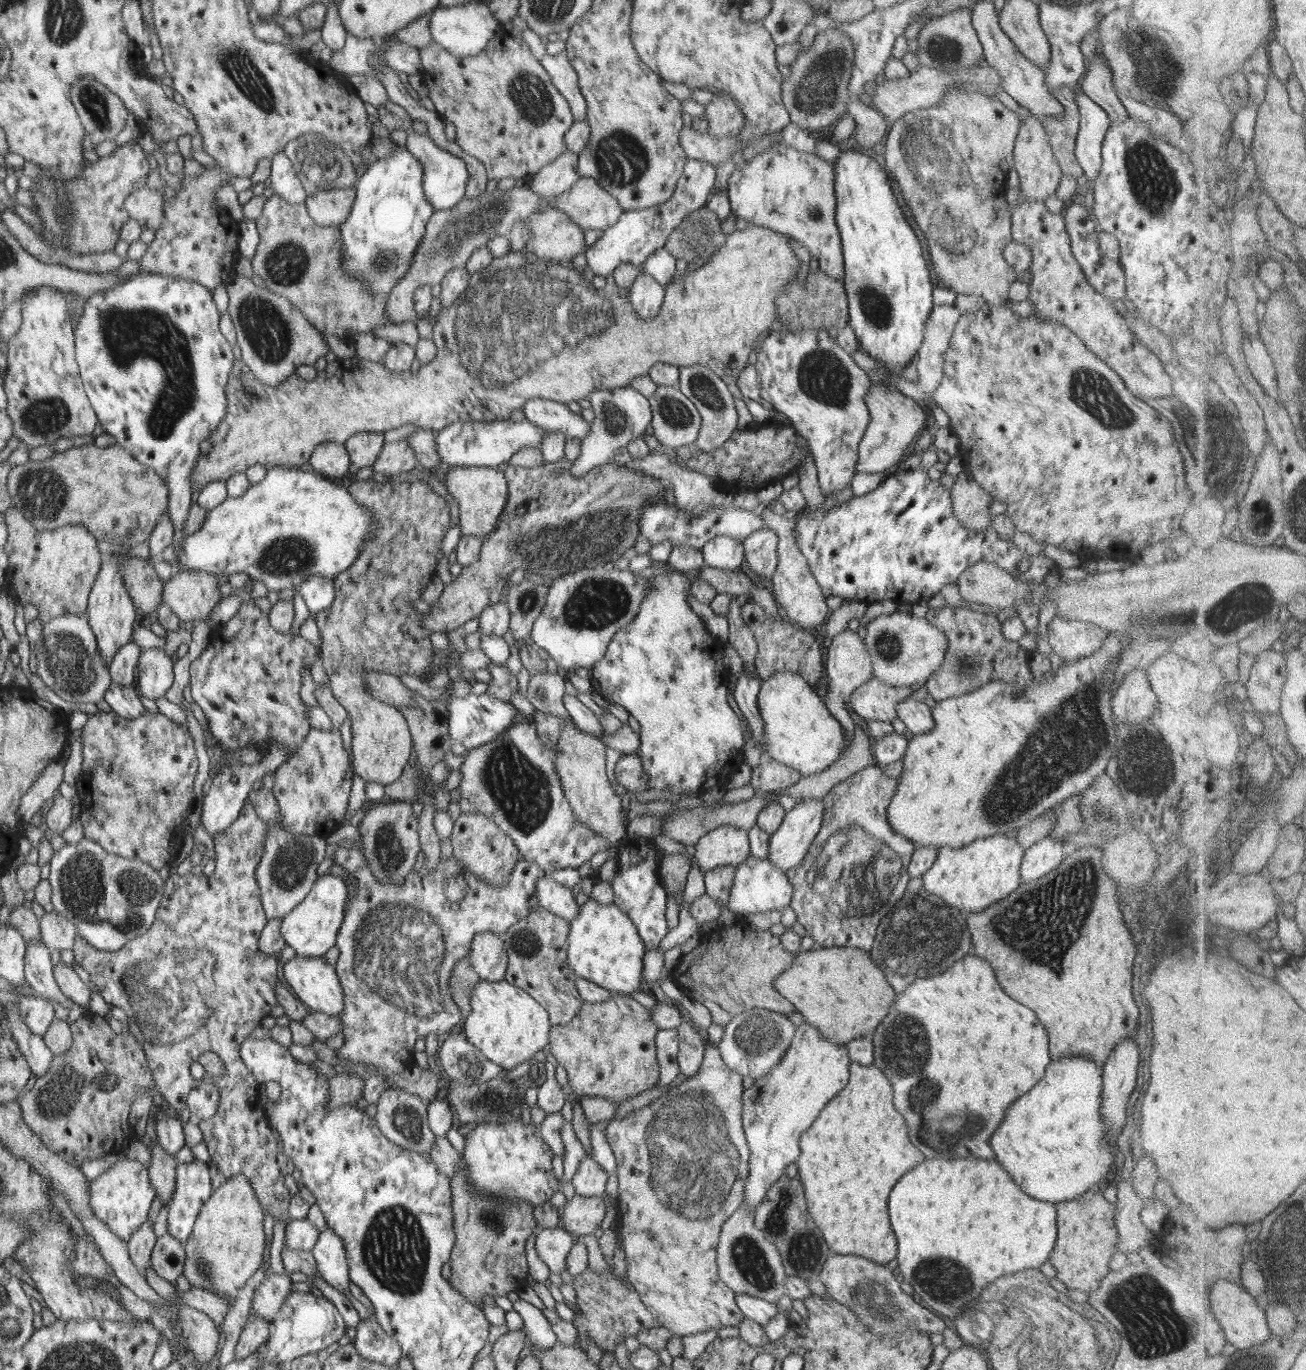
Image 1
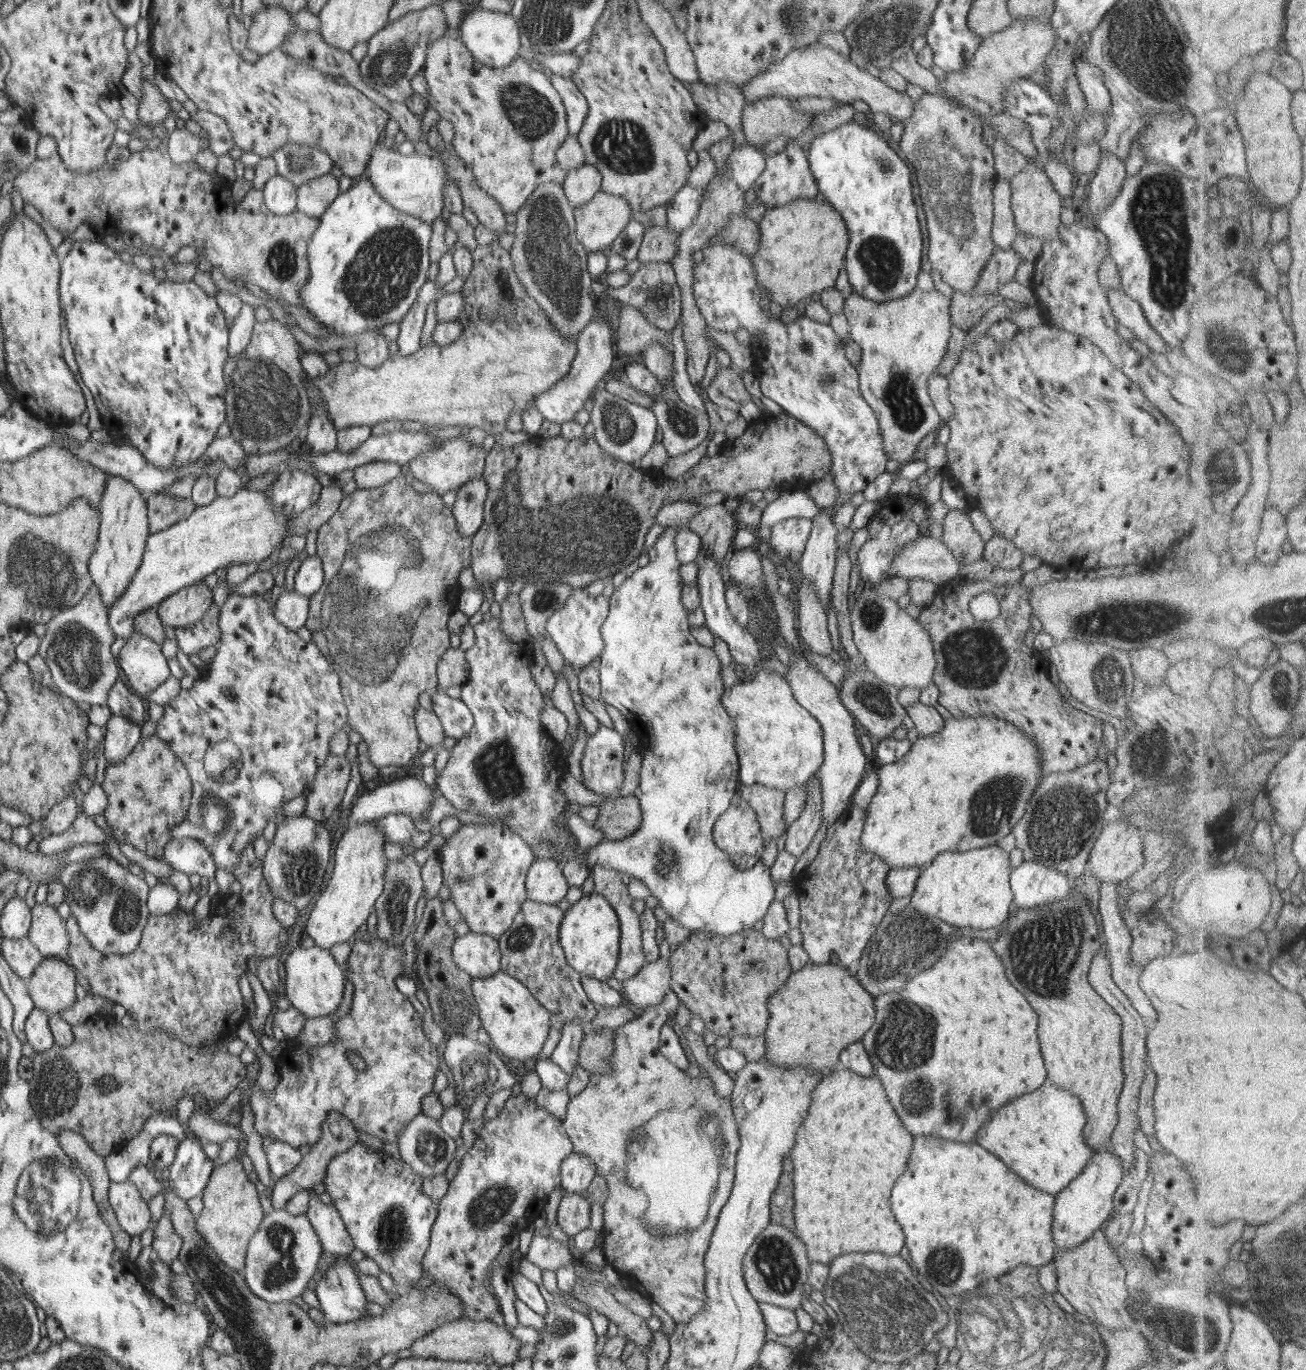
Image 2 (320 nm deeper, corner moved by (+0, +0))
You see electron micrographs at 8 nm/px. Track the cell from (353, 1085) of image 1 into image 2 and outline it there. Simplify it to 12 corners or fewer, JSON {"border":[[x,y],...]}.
{"border":[[336,1111],[322,1123],[320,1139],[271,1188],[281,1209],[301,1190],[322,1182],[327,1163],[357,1141]]}

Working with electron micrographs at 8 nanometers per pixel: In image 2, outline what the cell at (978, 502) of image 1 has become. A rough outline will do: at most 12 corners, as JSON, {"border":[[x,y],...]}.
{"border":[[948,510],[939,538],[961,567],[984,542],[966,512]]}

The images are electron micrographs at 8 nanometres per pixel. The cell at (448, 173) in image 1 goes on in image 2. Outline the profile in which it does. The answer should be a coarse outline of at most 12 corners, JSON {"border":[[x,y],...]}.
{"border":[[377,142],[364,172],[376,194],[423,222],[440,216],[439,159]]}

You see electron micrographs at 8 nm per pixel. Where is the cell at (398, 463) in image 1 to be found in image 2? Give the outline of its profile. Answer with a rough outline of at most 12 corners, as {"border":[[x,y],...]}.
{"border":[[373,461],[353,469],[357,490],[400,478],[404,467]]}

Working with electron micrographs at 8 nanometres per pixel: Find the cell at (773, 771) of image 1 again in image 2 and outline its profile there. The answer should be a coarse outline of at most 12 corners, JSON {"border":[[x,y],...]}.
{"border":[[738,783],[763,846],[786,830],[783,790]]}

